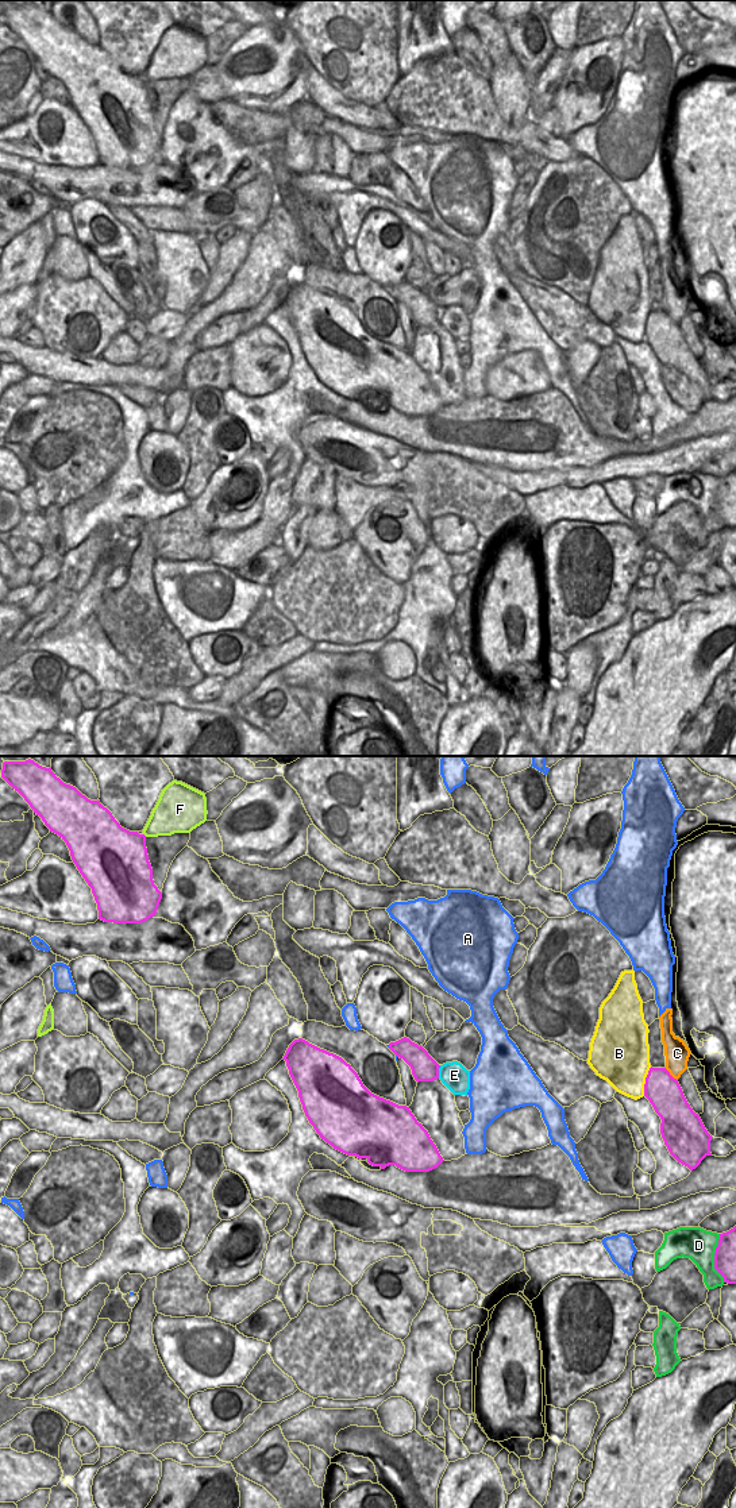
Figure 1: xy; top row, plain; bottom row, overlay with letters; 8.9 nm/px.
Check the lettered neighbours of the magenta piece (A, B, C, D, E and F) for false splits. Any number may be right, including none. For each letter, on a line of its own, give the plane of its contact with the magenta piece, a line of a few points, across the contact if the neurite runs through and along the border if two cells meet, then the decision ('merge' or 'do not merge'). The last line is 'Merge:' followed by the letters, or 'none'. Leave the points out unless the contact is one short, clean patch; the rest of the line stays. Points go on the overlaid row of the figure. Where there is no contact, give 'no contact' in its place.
A: no contact; do not merge
B: meets magenta in xy; do not merge
C: meets magenta in xy; do not merge
D: meets magenta in xy; do not merge
E: meets magenta in xy; do not merge
F: no contact; do not merge
Merge: none

